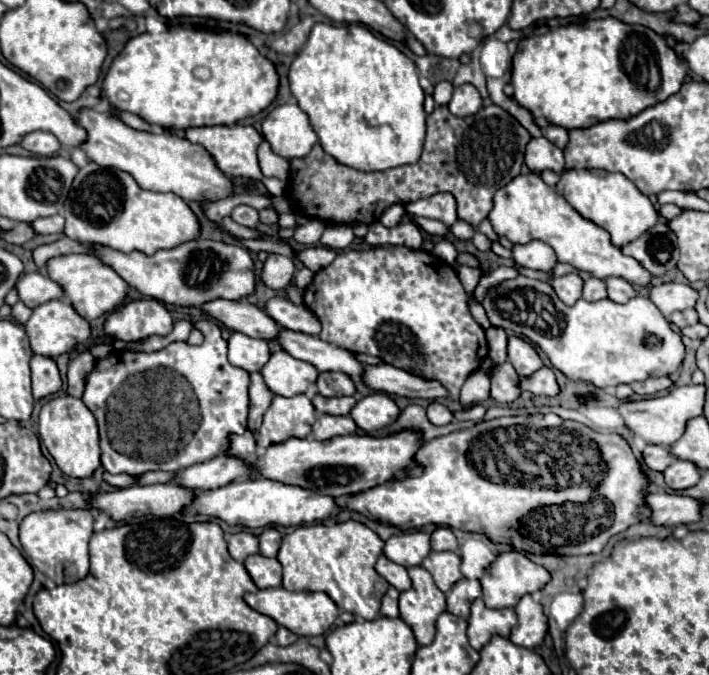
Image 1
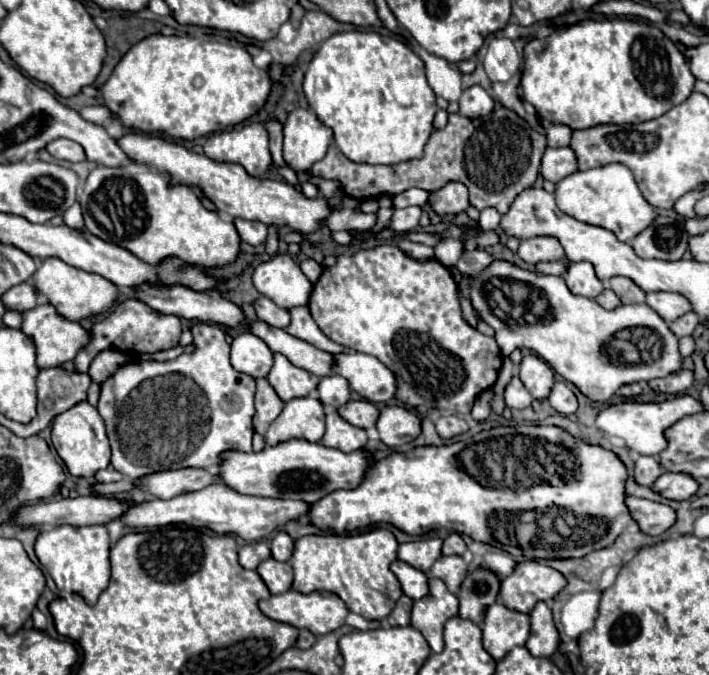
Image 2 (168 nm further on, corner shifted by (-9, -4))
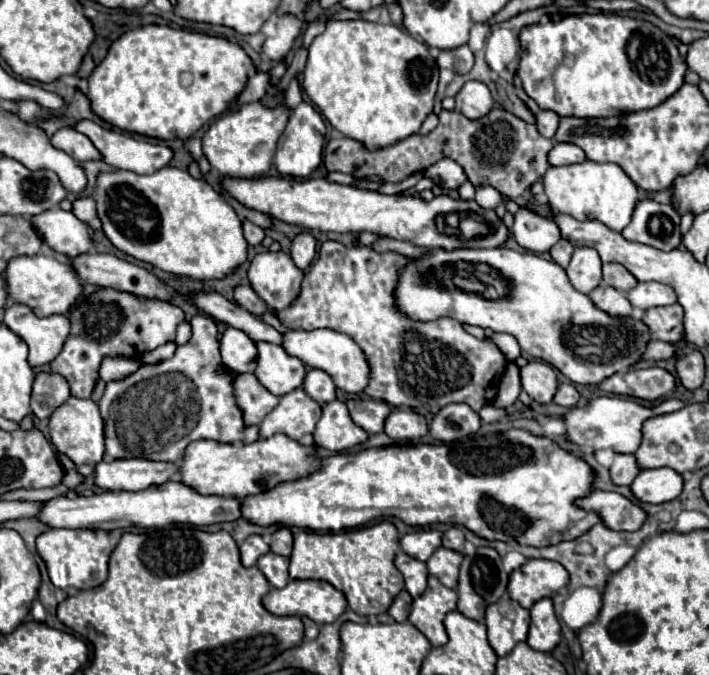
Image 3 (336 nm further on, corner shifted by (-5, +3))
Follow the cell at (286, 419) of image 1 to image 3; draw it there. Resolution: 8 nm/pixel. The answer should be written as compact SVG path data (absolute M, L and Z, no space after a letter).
M297 388L281 396L279 404L259 424L259 436L269 438L273 434L283 432L293 440L301 440L313 434L319 418L321 406L311 400L303 388Z

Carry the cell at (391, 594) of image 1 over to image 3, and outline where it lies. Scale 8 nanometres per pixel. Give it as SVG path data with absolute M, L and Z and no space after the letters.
M401 590L397 596L395 596L395 600L393 600L393 604L389 606L389 610L387 610L387 614L395 620L395 622L407 622L407 616L409 616L409 610L411 610L411 594L407 592L407 590Z

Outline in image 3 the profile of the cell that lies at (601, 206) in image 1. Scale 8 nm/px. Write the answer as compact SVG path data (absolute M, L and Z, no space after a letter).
M585 160L581 164L571 166L551 166L543 176L543 184L551 208L569 214L577 220L599 220L615 232L621 232L631 222L633 210L639 202L635 182L625 174L625 170L611 162L597 164Z

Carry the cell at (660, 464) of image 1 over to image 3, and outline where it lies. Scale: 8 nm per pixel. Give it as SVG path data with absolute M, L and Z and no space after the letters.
M617 454L615 462L611 464L611 480L619 486L629 486L639 472L641 468L633 454Z

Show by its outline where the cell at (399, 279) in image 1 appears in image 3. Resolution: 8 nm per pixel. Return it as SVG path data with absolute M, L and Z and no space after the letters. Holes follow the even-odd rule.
M327 240L319 248L319 258L313 262L311 270L305 272L301 292L295 298L295 302L277 312L279 320L293 328L293 330L319 330L319 328L329 328L337 330L341 334L351 336L365 352L373 366L373 378L367 386L367 394L385 400L391 406L405 406L405 398L413 400L413 406L427 406L431 414L439 412L443 406L451 402L465 402L473 410L483 408L489 404L497 392L499 380L505 370L505 356L489 338L475 338L463 330L463 326L453 320L453 318L437 318L433 322L415 322L411 320L405 312L397 310L395 306L395 288L399 284L399 278L407 264L413 260L399 254L399 252L375 252L371 246L353 246L351 250L343 246L341 242ZM413 350L425 350L425 368L421 358ZM413 354L411 362L407 364L407 356ZM423 380L423 382L421 382Z

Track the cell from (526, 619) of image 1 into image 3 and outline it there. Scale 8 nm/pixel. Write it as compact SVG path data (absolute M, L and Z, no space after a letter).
M543 598L531 608L531 626L527 644L539 652L551 652L561 638L561 626L553 612L551 598Z

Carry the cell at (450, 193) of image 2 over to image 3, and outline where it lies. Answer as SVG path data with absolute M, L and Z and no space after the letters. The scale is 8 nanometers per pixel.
M443 158L441 162L427 168L425 176L431 178L435 184L441 184L441 188L445 190L457 190L467 180L461 166L457 166L457 162L453 162L451 158Z

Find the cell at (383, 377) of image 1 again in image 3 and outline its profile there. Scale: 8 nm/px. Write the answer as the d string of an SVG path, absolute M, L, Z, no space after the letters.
M289 330L283 334L283 338L285 338L283 348L287 354L297 356L309 368L319 368L319 370L325 370L327 374L331 374L337 388L341 388L349 394L361 394L367 388L369 378L371 378L371 366L365 360L361 346L353 338L349 338L341 332L335 332L335 330L311 330L311 332Z

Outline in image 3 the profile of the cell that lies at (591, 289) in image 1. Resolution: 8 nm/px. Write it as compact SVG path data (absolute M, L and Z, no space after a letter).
M597 286L589 298L595 302L597 308L605 310L607 314L613 314L613 316L629 316L633 312L627 296L611 286Z

